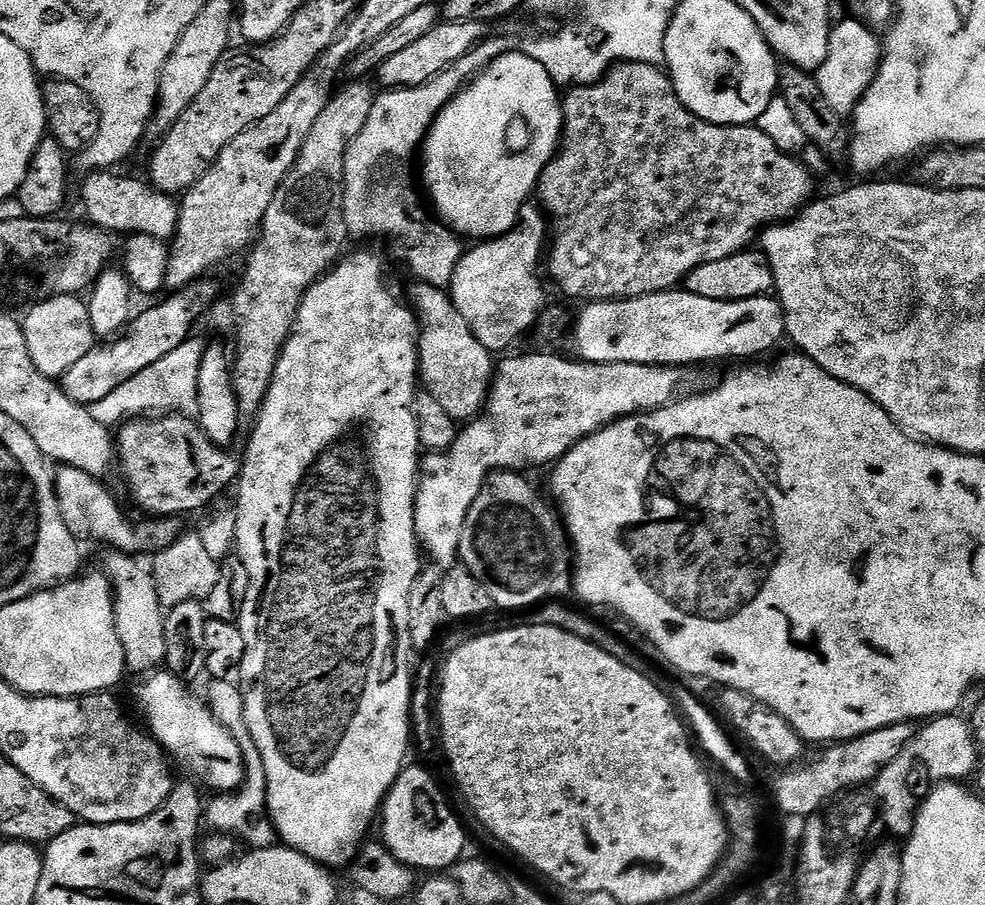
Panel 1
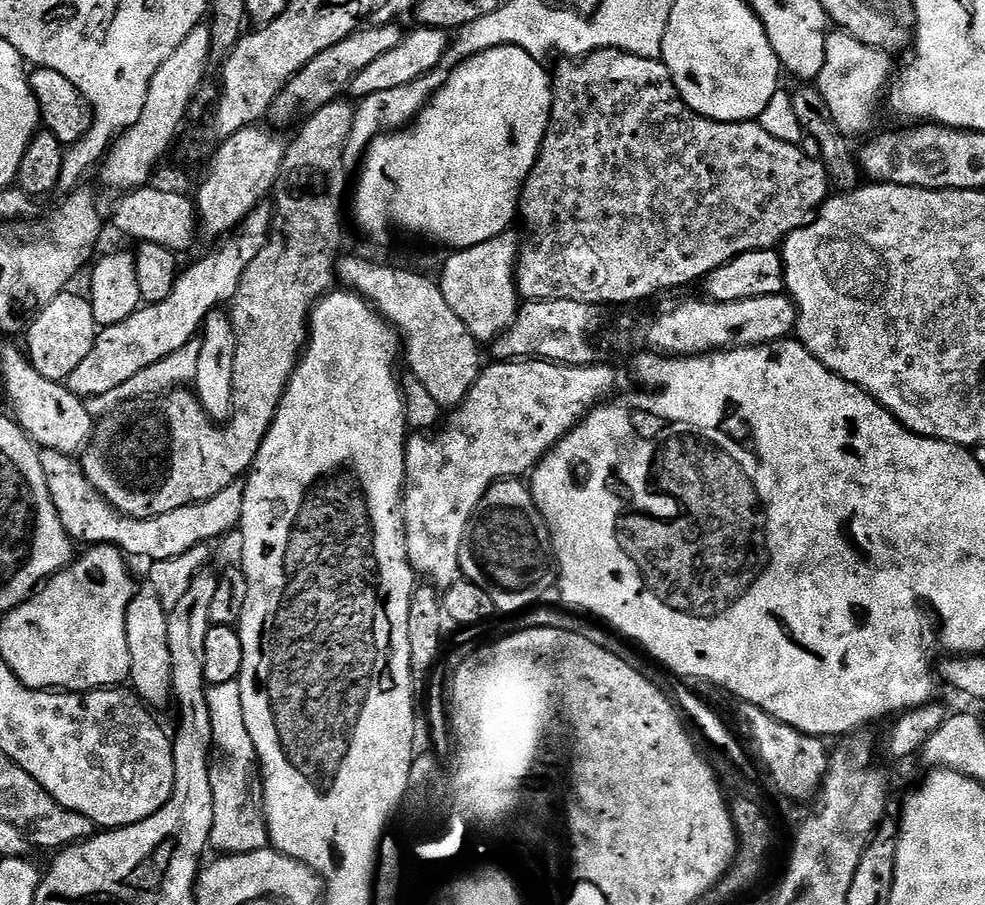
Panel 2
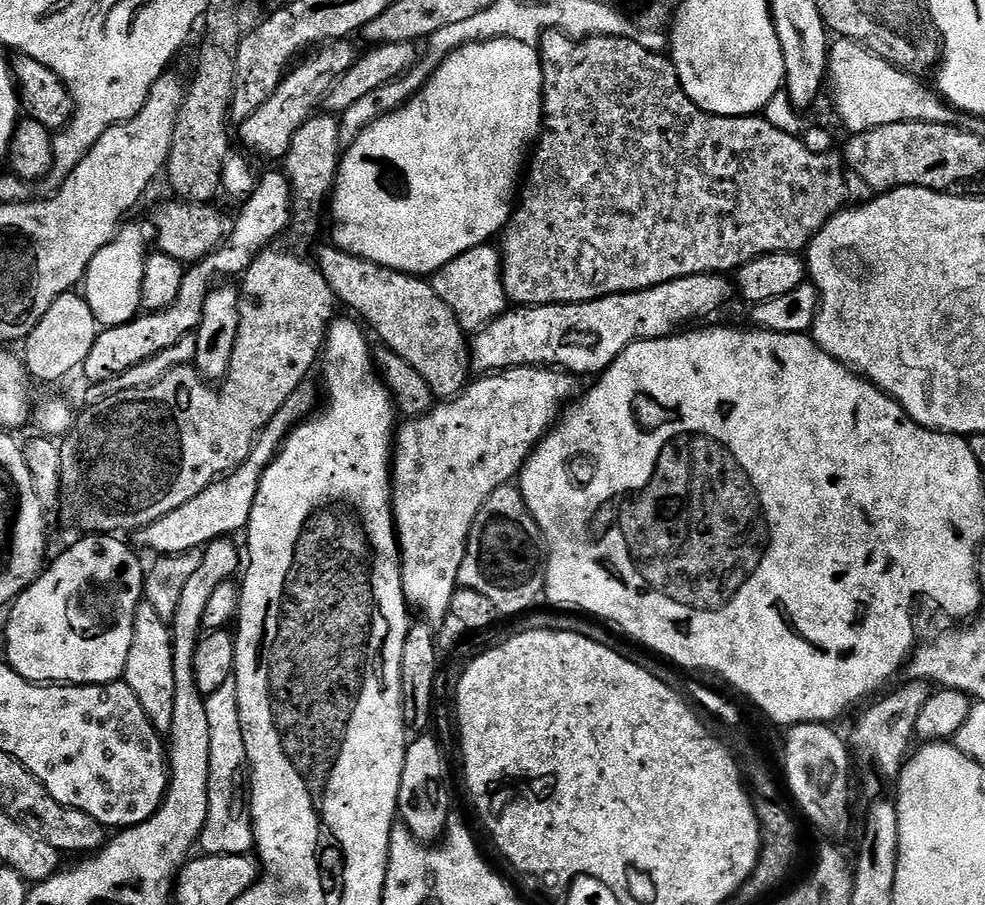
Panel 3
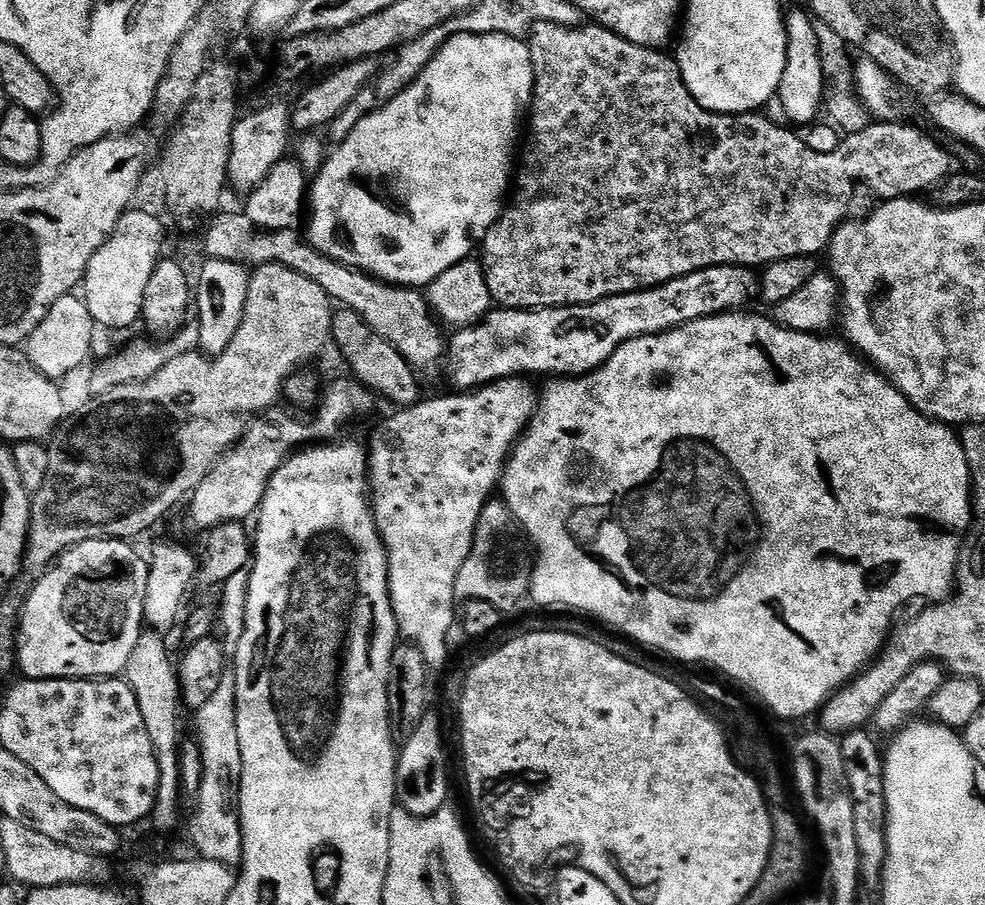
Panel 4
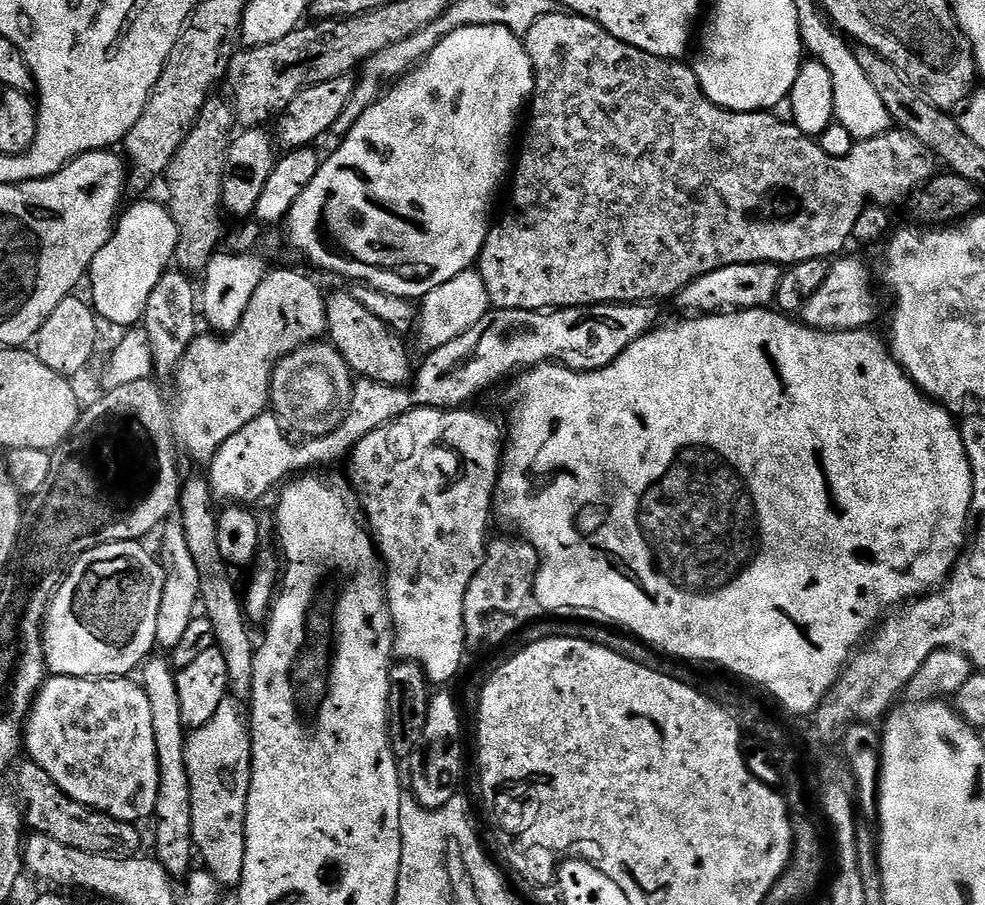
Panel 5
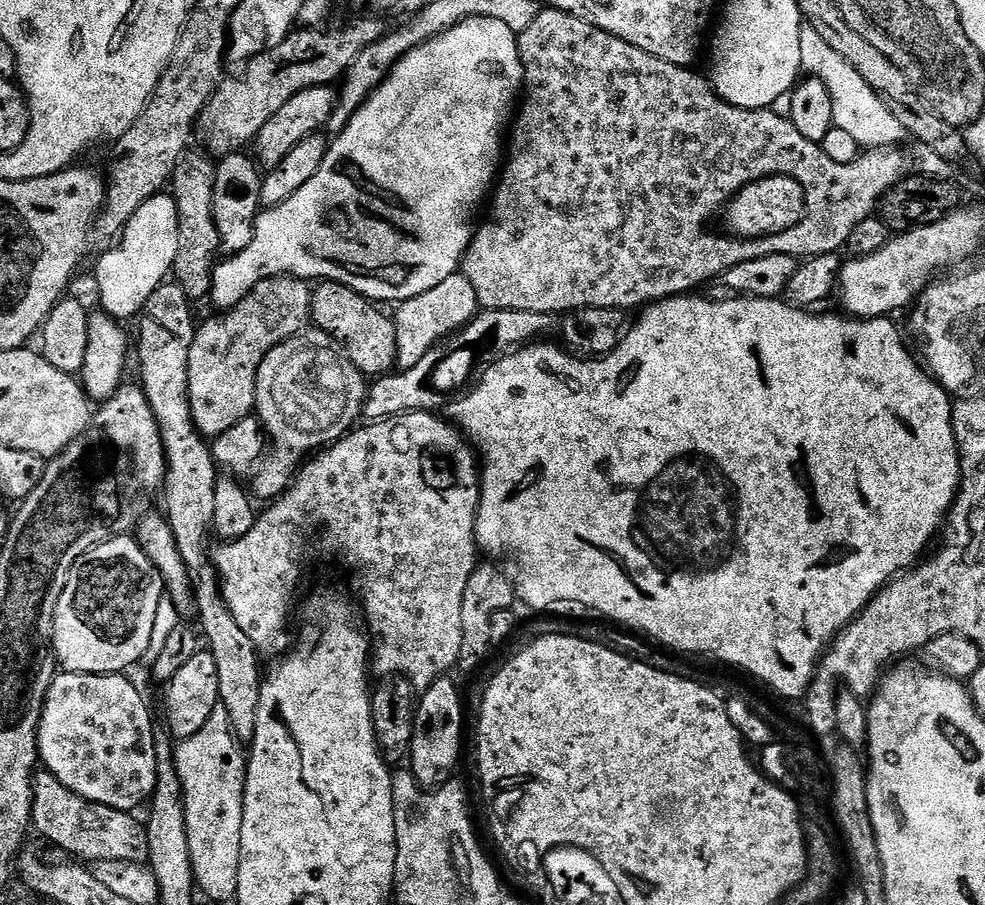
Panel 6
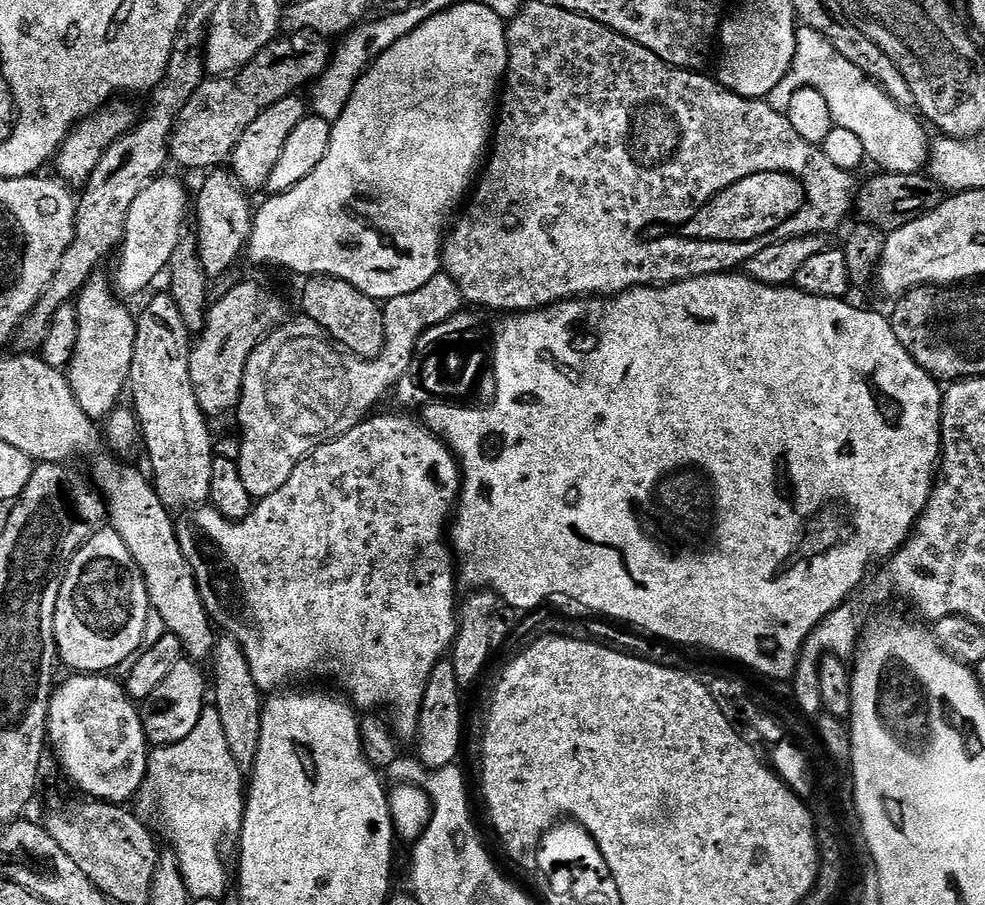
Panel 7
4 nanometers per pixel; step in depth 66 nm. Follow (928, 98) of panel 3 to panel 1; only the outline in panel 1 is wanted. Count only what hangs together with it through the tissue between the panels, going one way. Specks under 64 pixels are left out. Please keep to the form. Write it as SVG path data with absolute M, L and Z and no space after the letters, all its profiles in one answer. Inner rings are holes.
M849 18L841 24L833 23L828 34L828 53L822 66L815 69L814 77L822 95L838 115L847 117L856 111L856 103L864 97L872 79L880 68L882 40L873 29L860 20Z

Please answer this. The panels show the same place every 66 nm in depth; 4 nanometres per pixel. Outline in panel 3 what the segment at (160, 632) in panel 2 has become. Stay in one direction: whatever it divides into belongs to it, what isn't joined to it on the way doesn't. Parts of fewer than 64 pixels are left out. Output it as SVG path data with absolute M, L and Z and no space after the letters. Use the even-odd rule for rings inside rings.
M142 602L133 618L134 638L130 642L130 654L124 667L123 683L134 690L134 698L142 705L146 718L157 732L168 734L174 722L174 658L172 630L169 621L162 619L158 611L147 602Z

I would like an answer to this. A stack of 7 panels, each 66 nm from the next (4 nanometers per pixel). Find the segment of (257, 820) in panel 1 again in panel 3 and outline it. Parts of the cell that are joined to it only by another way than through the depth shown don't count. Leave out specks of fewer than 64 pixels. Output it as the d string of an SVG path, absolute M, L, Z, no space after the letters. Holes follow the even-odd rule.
M235 679L227 680L214 694L205 699L206 718L210 718L210 786L208 787L208 817L206 826L200 832L199 847L210 856L246 856L253 851L256 839L252 833L252 817L247 803L240 801L232 779L236 776L236 767L242 764L241 758L246 757L246 742L242 738L242 722L240 721L240 707L236 693Z

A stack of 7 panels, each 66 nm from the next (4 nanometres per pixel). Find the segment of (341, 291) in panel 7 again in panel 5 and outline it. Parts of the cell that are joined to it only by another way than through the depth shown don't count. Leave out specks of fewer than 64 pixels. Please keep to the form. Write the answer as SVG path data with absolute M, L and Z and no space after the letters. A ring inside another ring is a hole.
M336 292L326 300L328 324L326 336L341 358L348 363L357 377L382 382L395 388L407 385L414 376L414 364L408 361L404 353L403 339L398 338L388 324L382 322L350 292Z

